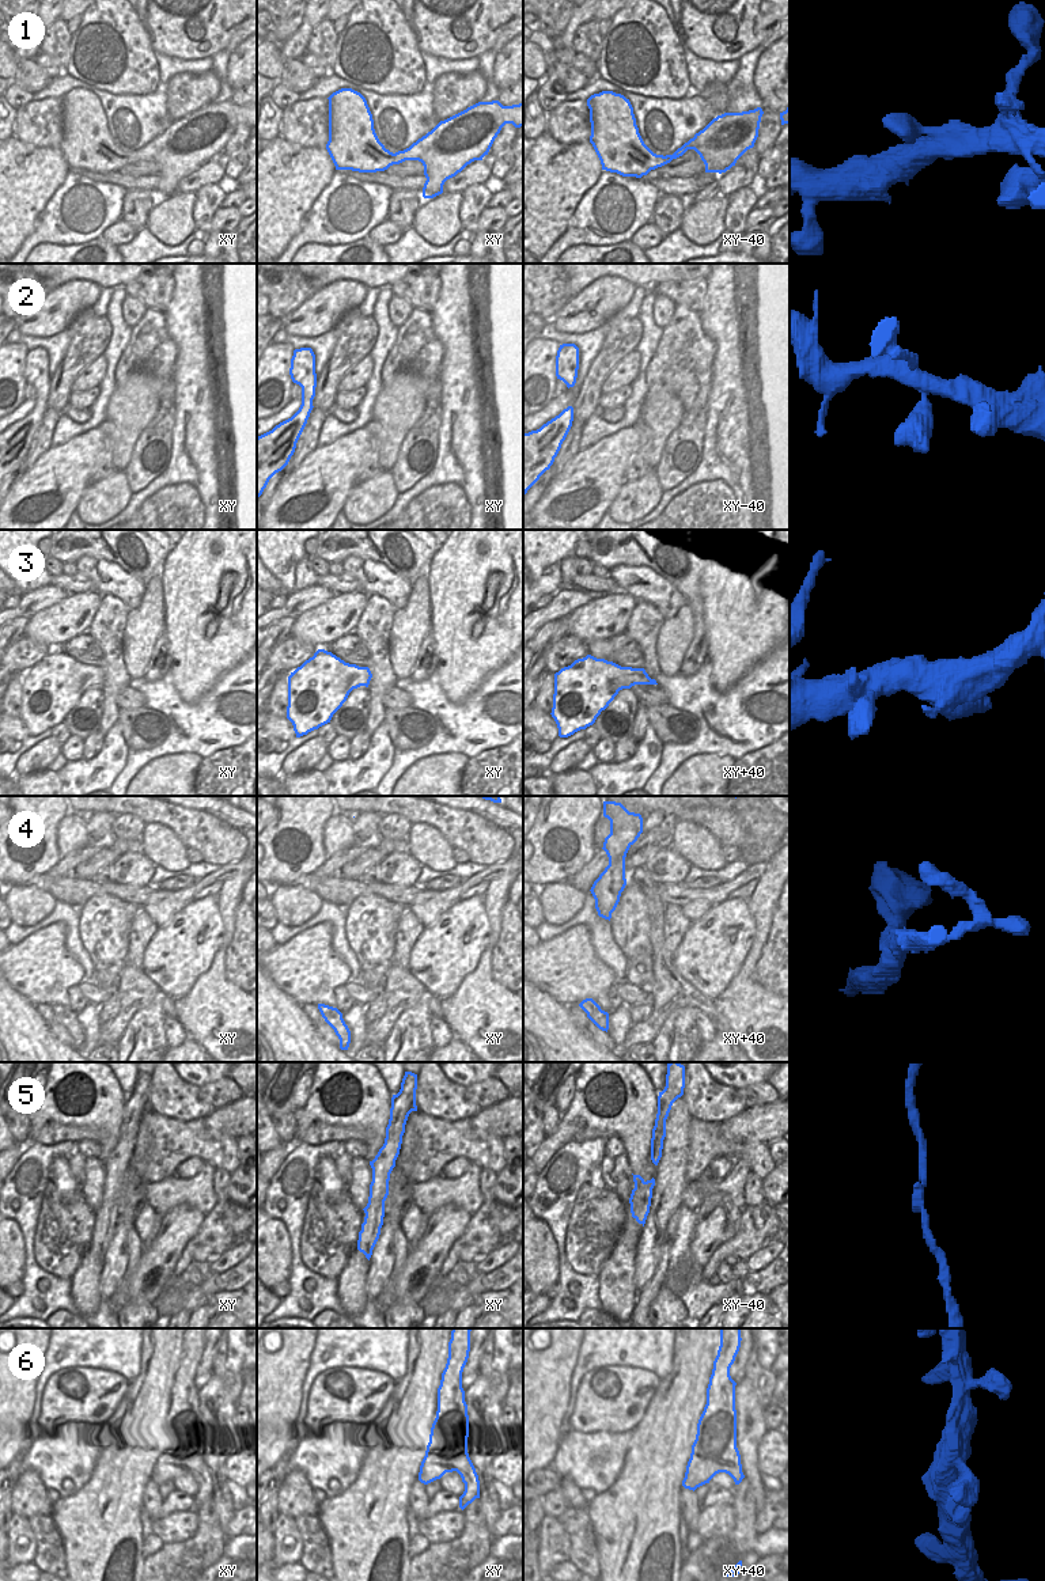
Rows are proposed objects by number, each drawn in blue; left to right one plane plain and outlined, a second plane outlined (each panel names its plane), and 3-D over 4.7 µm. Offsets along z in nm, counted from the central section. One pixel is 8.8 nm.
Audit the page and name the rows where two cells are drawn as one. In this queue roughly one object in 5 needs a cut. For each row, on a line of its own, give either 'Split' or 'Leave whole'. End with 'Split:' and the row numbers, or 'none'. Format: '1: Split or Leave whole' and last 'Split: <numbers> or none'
1: Leave whole
2: Leave whole
3: Leave whole
4: Leave whole
5: Leave whole
6: Leave whole
Split: none

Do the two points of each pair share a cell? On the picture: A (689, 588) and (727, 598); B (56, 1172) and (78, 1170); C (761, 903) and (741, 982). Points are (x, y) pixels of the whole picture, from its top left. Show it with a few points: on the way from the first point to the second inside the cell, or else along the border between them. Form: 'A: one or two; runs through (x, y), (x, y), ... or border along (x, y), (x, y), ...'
A: two; border along (699, 560), (699, 591), (703, 599), (705, 622)
B: two; border along (68, 1156), (68, 1170), (79, 1189)
C: one; runs through (761, 922), (761, 937), (749, 963)

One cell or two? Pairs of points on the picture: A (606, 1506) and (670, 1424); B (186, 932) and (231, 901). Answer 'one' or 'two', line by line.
A: one
B: two

